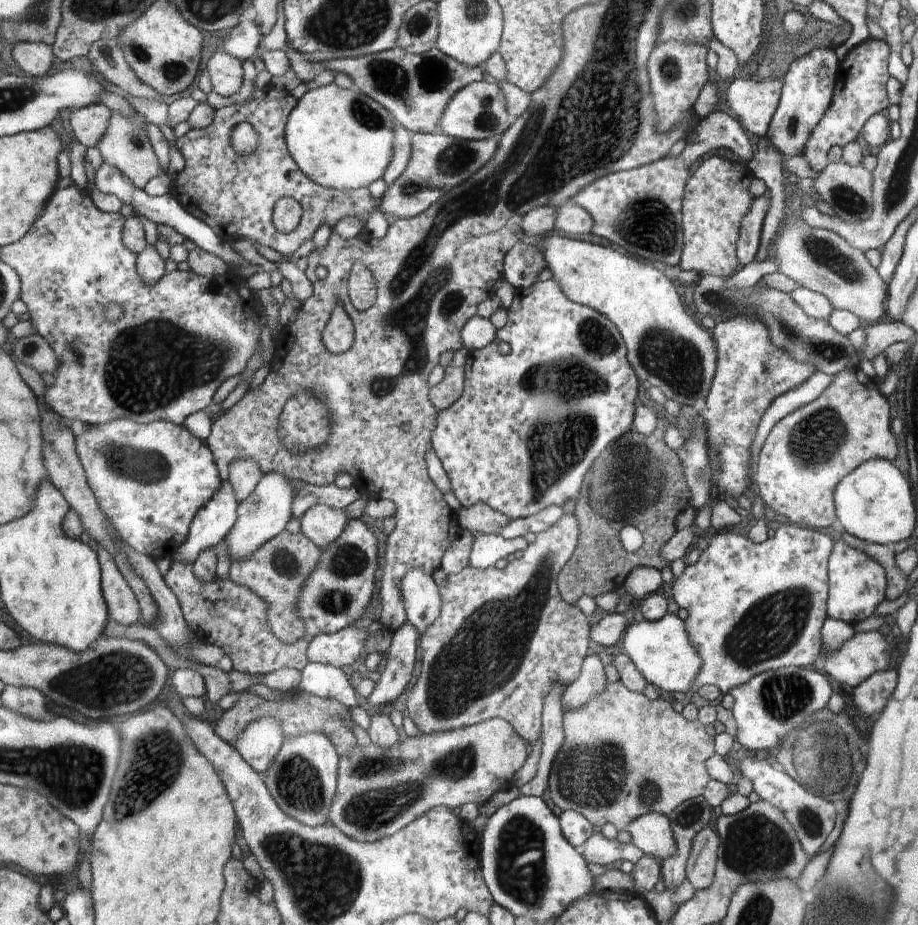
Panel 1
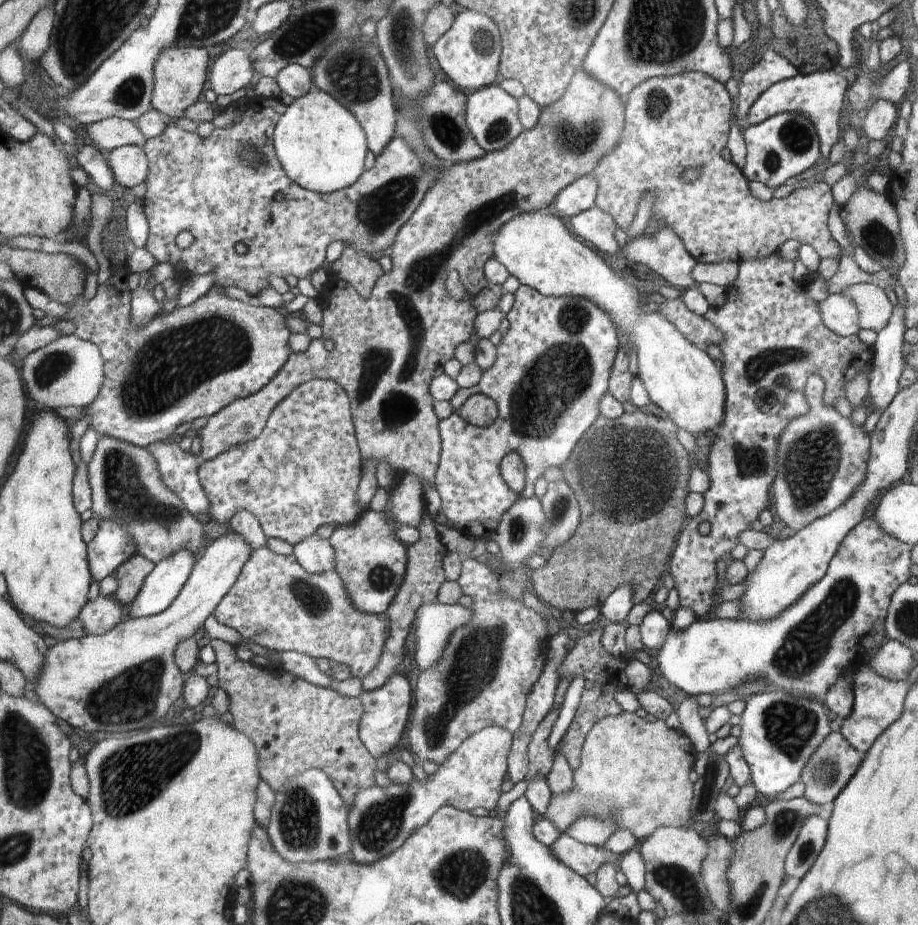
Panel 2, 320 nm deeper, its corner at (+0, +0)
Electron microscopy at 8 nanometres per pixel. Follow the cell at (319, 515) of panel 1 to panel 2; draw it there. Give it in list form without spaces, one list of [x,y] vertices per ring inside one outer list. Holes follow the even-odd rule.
[[[314,534],[293,547],[293,555],[308,572],[319,575],[336,570],[336,552],[327,539]]]

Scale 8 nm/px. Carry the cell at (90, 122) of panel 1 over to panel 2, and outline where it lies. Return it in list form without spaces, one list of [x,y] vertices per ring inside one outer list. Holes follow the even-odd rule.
[[[110,117],[88,126],[88,132],[99,148],[107,153],[124,145],[144,146],[148,140],[138,128],[136,121]]]

